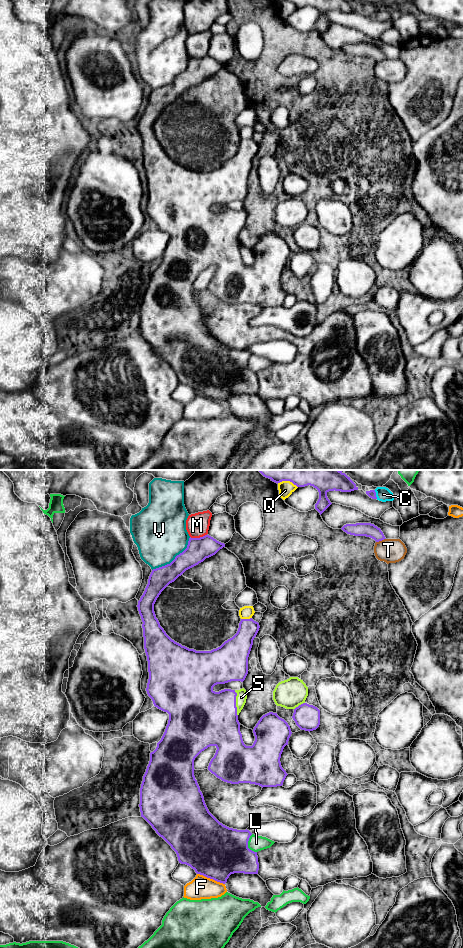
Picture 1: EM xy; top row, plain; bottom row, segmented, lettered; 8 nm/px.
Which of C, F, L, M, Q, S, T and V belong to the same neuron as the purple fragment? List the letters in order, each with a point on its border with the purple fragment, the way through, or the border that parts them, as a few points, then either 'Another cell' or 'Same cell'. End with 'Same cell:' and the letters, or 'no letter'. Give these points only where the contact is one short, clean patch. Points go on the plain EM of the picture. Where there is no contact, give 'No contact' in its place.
C: Touches purple at xy (375, 14). Same cell
F: Touches purple at xy (211, 398). Another cell
L: Touches purple at xy (247, 365). Another cell
M: Touches purple at xy (198, 58). Another cell
Q: Touches purple at xy (246, 139). Another cell
S: Touches purple at xy (235, 223). Same cell
T: Touches purple at xy (380, 60). Another cell
V: Touches purple at xy (175, 78). Another cell
Same cell: C, S

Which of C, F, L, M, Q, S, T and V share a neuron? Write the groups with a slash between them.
C S / F / L / M / Q / T / V

